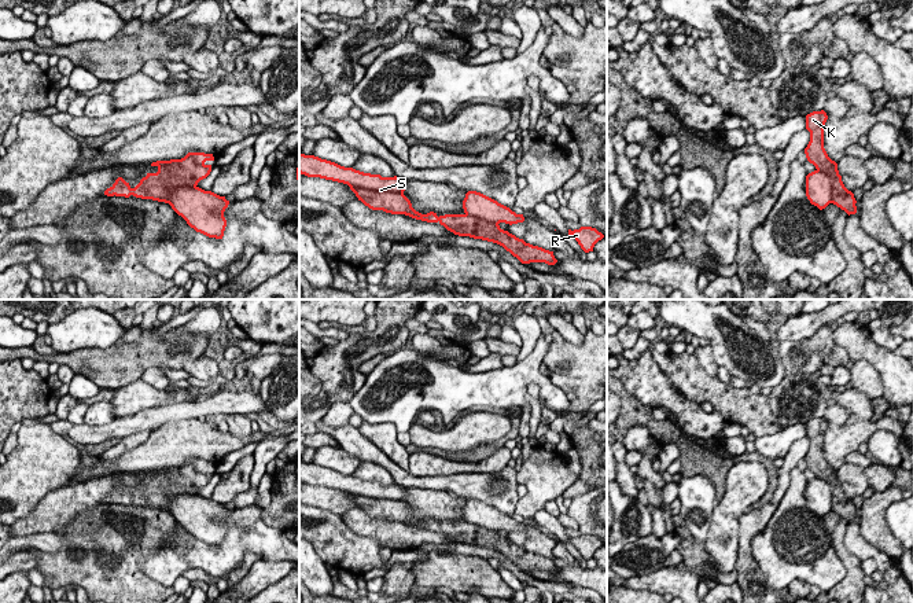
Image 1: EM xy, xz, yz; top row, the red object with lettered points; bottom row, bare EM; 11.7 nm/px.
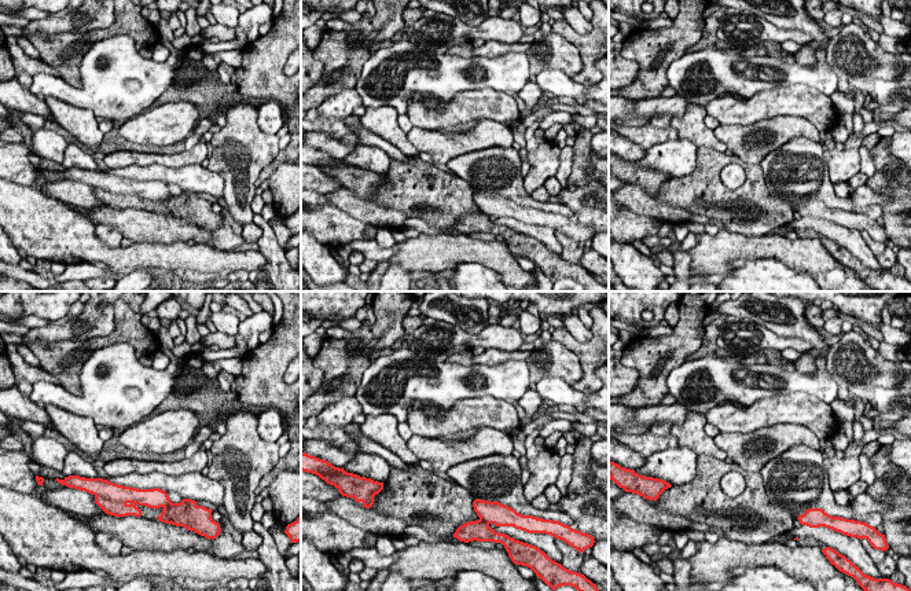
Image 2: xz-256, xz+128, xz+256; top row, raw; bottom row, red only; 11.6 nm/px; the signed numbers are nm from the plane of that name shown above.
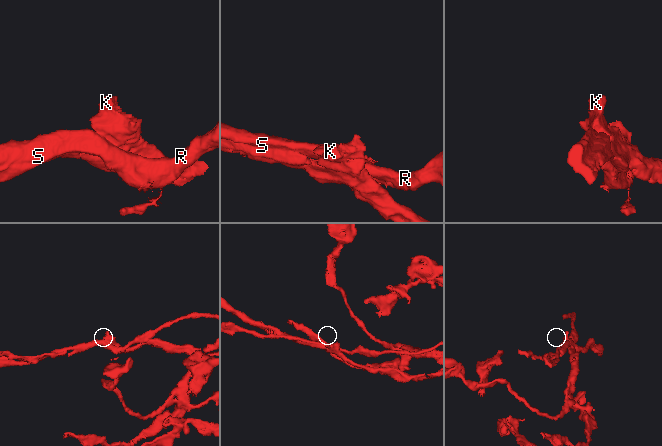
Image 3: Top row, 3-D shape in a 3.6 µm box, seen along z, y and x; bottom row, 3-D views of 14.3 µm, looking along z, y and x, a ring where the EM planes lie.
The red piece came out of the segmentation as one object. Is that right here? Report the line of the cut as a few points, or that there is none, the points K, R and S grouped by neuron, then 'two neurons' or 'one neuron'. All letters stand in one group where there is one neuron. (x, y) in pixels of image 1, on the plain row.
cut in xz along (350, 493), (402, 502); K / R S; two neurons

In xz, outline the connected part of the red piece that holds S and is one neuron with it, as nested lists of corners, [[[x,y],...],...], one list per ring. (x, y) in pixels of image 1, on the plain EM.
[[[299,462],[299,481],[308,485],[320,485],[343,490],[349,494],[375,499],[404,501],[406,496],[401,485],[382,485],[380,482],[364,481],[353,475],[345,475],[335,470],[305,462]]]

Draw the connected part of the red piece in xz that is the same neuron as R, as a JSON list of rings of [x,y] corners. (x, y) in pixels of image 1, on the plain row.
[[[581,534],[574,538],[568,537],[568,543],[578,549],[585,560],[593,559],[594,552],[604,545],[601,540],[592,534]]]

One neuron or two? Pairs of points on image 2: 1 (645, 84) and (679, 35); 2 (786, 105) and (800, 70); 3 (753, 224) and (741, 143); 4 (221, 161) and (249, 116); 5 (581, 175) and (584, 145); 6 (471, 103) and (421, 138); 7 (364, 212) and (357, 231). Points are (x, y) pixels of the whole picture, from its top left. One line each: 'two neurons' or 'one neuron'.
1: one neuron
2: two neurons
3: two neurons
4: one neuron
5: one neuron
6: two neurons
7: two neurons

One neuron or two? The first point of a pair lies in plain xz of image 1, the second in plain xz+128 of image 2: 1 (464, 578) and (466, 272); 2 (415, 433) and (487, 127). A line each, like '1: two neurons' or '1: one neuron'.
1: two neurons
2: two neurons

